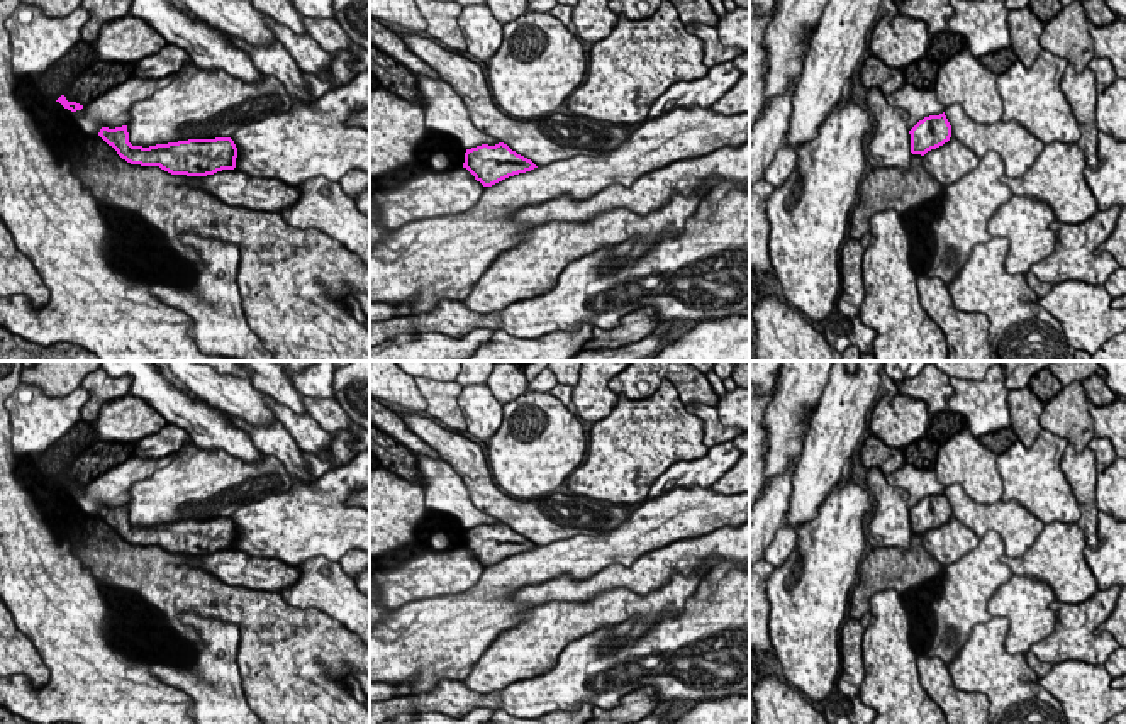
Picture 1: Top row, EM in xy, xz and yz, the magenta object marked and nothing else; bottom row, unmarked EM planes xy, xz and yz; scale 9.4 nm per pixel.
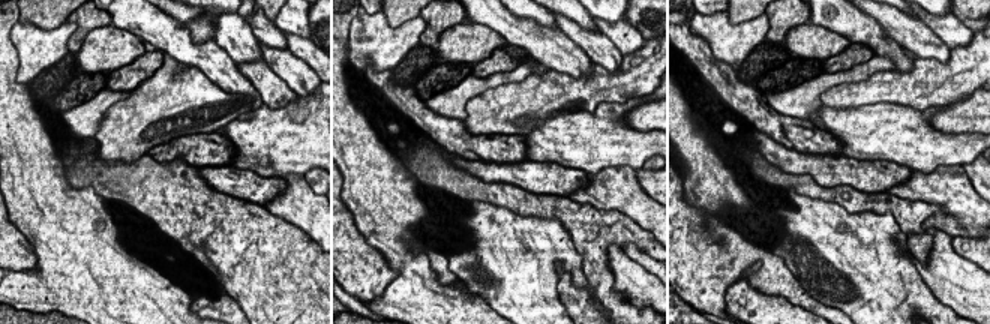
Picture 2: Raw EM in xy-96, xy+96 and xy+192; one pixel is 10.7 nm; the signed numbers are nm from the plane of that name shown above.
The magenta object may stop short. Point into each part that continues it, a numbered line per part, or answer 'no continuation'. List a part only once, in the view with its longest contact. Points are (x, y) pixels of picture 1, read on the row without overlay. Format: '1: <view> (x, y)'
no continuation

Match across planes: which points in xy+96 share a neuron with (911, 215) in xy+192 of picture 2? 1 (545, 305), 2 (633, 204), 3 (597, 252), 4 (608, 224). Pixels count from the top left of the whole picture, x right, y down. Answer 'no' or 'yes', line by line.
1: no
2: no
3: yes
4: yes

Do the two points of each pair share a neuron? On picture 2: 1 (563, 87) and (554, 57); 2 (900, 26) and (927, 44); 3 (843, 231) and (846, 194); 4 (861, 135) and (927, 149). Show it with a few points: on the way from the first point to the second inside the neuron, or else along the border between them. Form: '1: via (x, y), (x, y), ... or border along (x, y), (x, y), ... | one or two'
1: border along (593, 63), (587, 74), (578, 77), (551, 69) | two
2: via (906, 30), (921, 41) | one
3: border along (812, 197), (836, 201), (849, 212), (879, 215) | two
4: via (878, 135), (905, 135), (911, 140) | one

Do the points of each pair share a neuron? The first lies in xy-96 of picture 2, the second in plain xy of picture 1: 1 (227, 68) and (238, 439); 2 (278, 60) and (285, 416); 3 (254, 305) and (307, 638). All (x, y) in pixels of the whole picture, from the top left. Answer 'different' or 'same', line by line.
1: same
2: same
3: same

